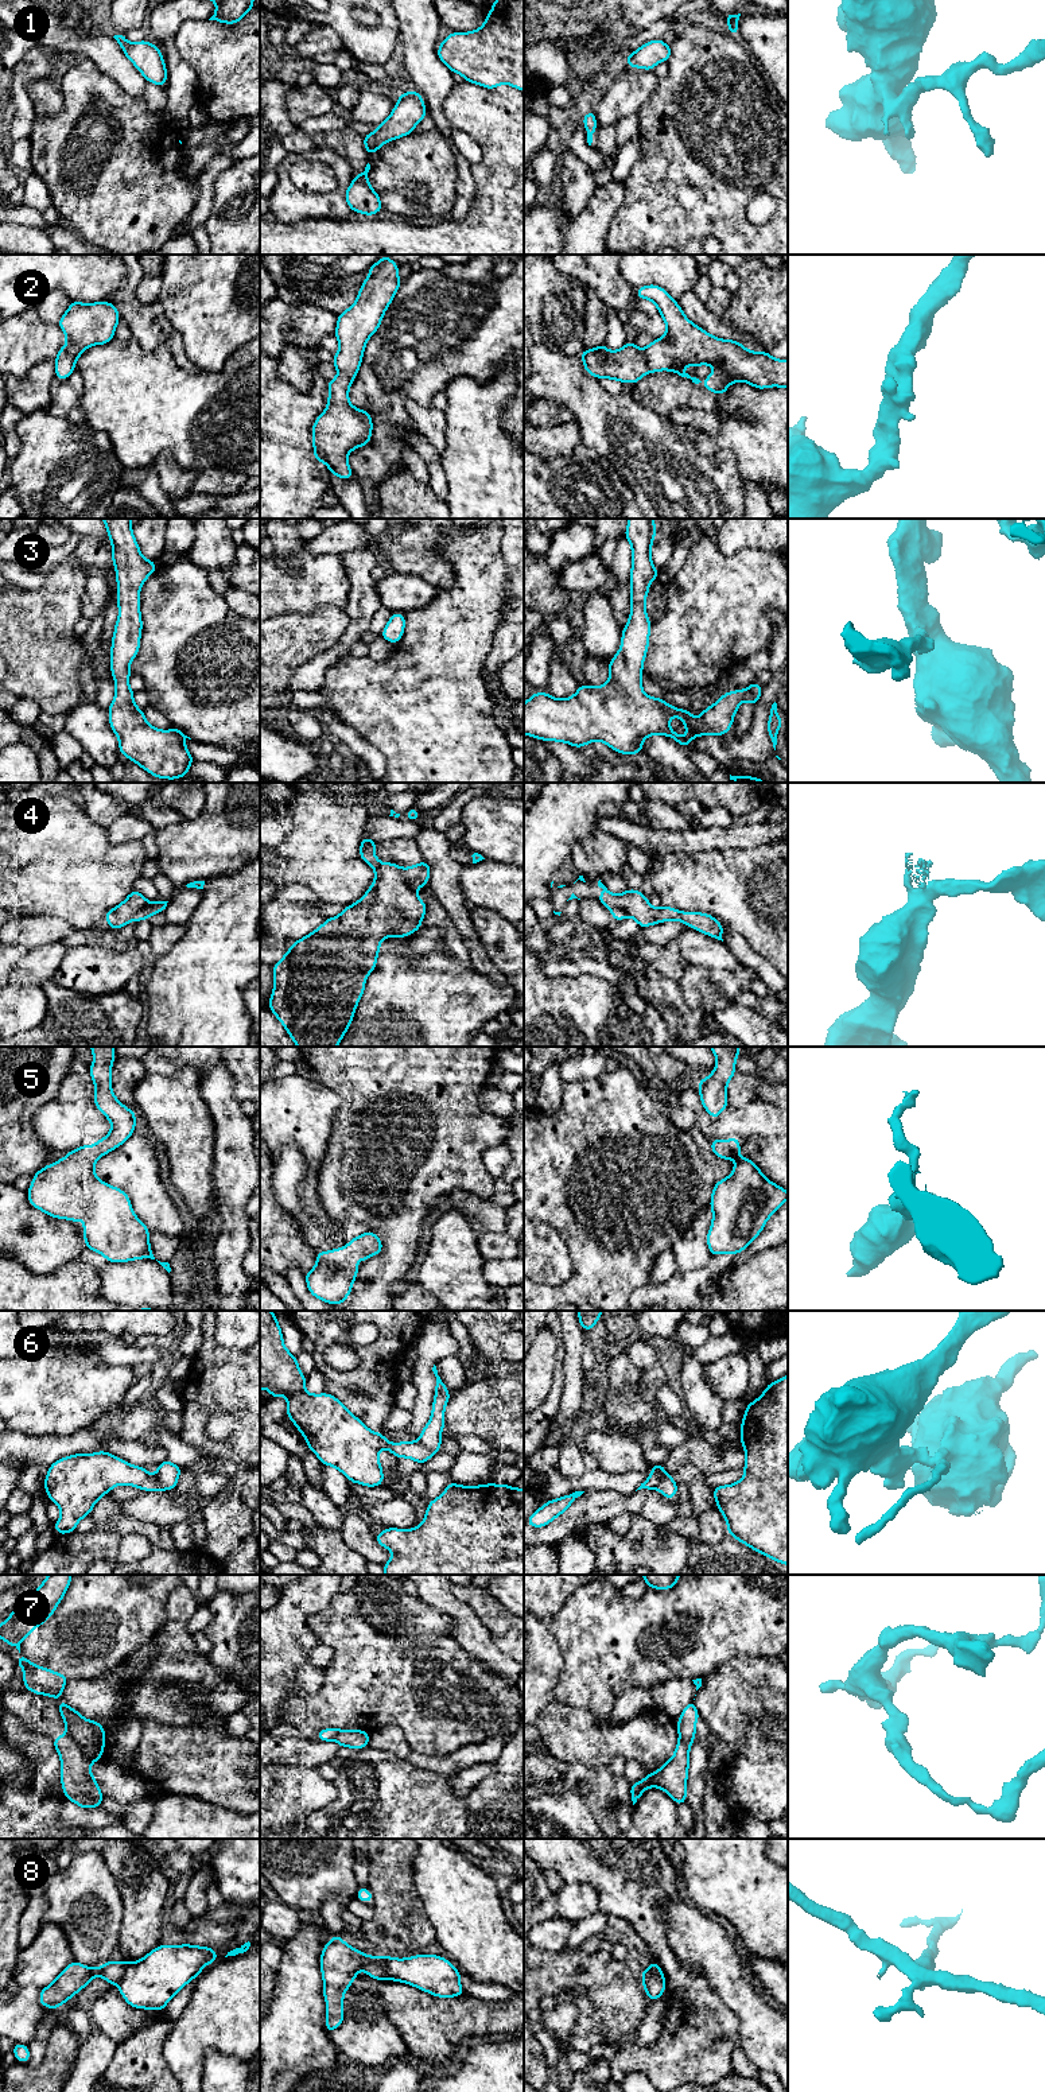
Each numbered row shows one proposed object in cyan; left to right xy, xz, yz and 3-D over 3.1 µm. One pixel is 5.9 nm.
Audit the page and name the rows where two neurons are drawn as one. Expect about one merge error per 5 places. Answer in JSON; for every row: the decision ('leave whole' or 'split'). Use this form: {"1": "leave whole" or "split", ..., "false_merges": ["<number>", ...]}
{"1": "leave whole", "2": "leave whole", "3": "leave whole", "4": "split", "5": "leave whole", "6": "split", "7": "split", "8": "split", "false_merges": ["4", "6", "7", "8"]}

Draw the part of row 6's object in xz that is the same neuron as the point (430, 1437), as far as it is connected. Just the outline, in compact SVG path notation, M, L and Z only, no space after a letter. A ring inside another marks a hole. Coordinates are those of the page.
M434 1365L432 1371L436 1377L436 1386L435 1386L435 1398L432 1402L432 1413L430 1421L423 1428L420 1437L417 1441L427 1447L434 1452L440 1451L442 1437L440 1433L444 1428L444 1408L451 1397L447 1392L447 1386L443 1383L440 1377L438 1375L436 1366Z

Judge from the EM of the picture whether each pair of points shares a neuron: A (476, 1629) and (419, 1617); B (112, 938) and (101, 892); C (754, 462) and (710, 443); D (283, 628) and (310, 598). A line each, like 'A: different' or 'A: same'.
A: different
B: different
C: same
D: different

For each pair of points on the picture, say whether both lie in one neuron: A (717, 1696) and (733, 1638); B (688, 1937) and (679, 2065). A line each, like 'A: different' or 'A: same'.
A: different
B: different

